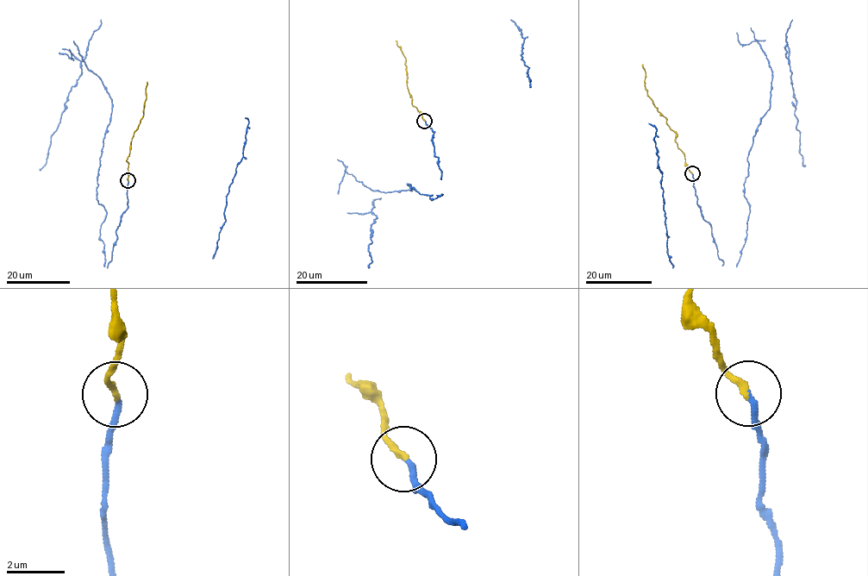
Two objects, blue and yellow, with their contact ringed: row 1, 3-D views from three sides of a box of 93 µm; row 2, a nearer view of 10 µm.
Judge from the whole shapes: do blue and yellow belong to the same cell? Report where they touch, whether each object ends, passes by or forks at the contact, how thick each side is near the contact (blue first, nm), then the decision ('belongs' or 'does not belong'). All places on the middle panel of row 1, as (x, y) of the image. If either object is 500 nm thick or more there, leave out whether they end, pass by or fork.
at (424, 121); blue ends there; yellow ends there; 180 nm thick on the blue side, 220 nm on the other; belongs

